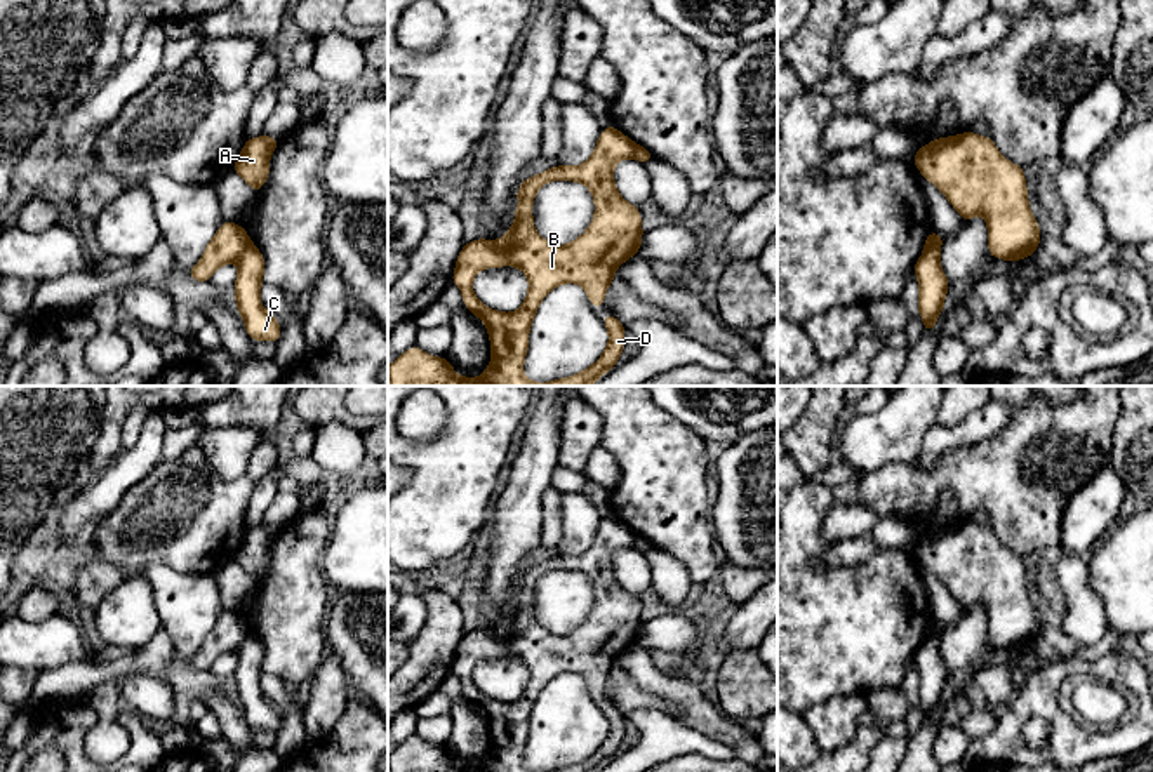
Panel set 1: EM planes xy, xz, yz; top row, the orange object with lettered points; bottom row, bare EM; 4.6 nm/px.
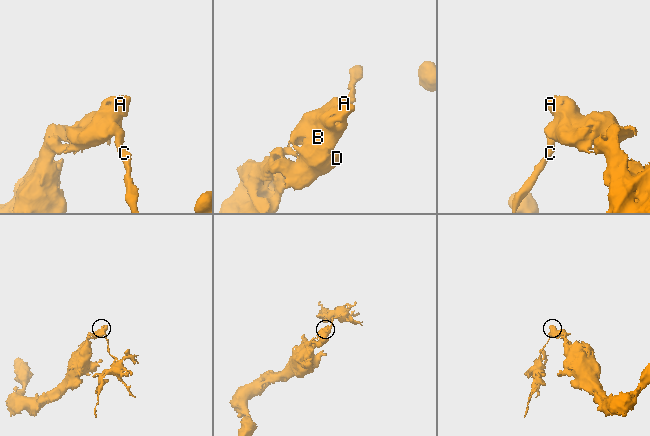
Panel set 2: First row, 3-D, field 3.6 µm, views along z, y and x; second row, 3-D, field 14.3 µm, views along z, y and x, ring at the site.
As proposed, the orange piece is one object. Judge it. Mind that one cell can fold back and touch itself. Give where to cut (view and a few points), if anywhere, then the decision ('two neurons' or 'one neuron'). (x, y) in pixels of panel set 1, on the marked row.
xy (251, 242), (235, 261) | two neurons

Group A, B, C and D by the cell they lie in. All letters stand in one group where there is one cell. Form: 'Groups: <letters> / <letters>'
Groups: A B D / C

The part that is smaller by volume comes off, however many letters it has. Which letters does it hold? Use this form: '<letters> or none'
C

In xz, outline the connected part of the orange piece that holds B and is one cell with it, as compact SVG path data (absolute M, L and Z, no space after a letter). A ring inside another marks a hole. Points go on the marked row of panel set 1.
M607 125L584 163L557 165L522 181L515 195L517 223L503 238L464 243L452 283L461 289L464 306L489 332L492 358L482 376L463 377L445 356L431 356L414 344L388 367L388 386L591 386L614 369L624 348L626 329L609 313L602 318L609 344L586 370L548 383L534 383L523 376L529 332L541 301L558 285L577 283L593 308L603 306L614 271L640 250L640 210L628 203L614 184L616 163L633 158L635 144L614 125ZM551 181L583 183L595 200L588 230L567 245L553 245L534 230L536 193ZM501 266L515 266L529 280L527 297L513 313L490 309L473 294L475 275Z

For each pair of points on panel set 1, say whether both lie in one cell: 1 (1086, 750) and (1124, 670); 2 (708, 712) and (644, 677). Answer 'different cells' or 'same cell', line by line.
1: same cell
2: same cell

